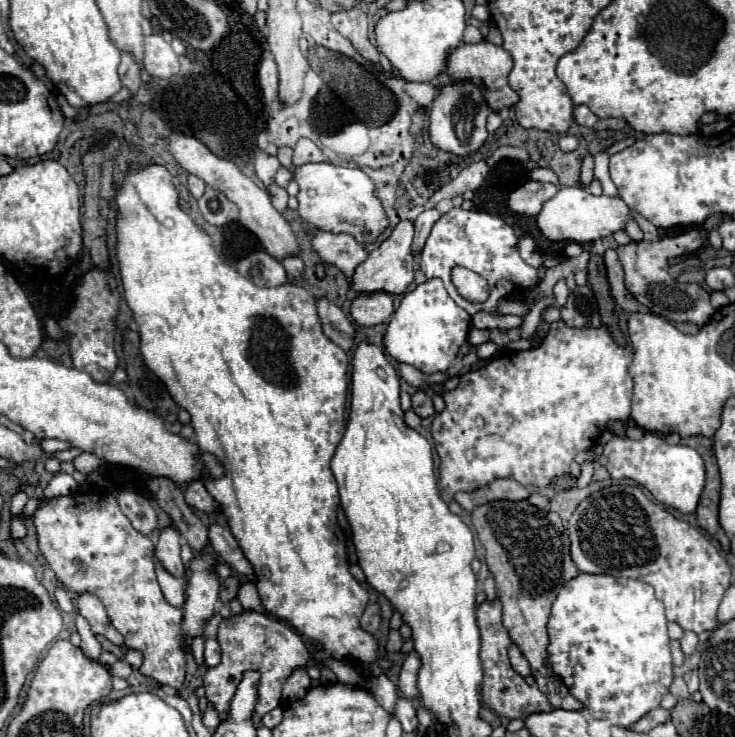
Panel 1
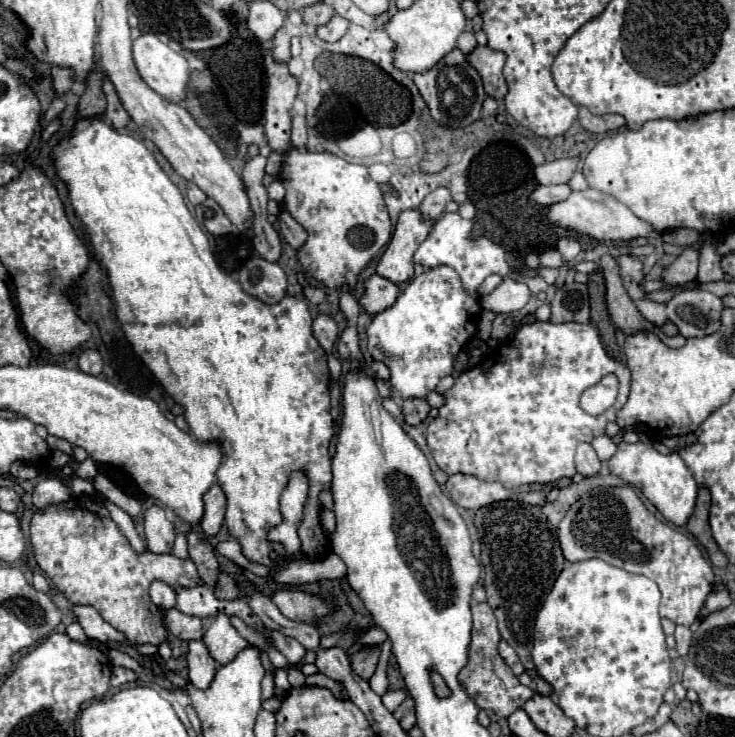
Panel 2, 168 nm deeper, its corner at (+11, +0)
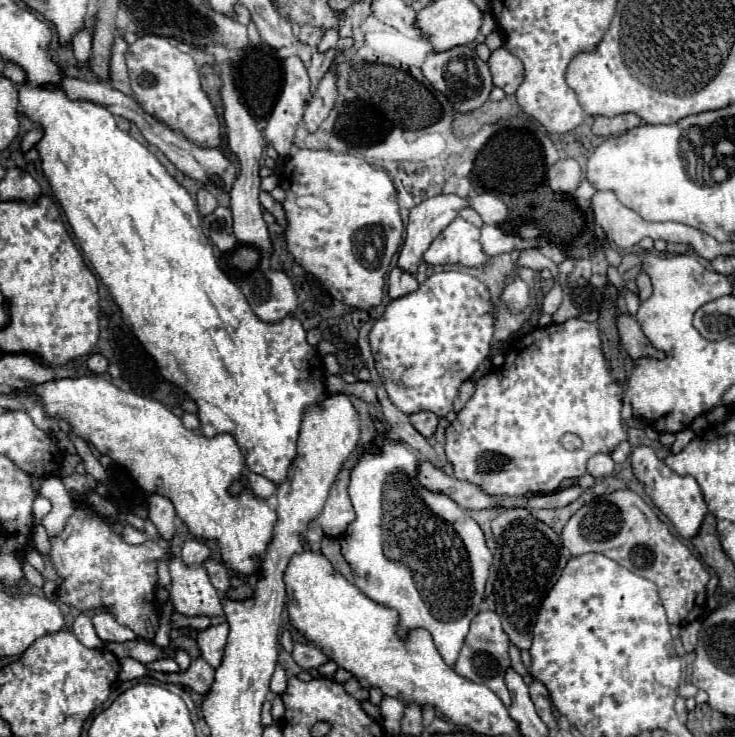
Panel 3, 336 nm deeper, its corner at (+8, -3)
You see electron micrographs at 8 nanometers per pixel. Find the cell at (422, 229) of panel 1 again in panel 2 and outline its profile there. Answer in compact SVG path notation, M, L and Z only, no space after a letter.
M438 187L434 189L430 195L426 195L426 199L422 201L422 205L418 207L420 213L428 219L438 219L446 207L446 203L452 201L450 189L448 187Z

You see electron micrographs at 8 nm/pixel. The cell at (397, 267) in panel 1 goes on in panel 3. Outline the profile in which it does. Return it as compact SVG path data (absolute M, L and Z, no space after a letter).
M439 194L435 198L423 200L421 204L417 204L415 208L411 208L409 212L409 222L407 222L407 230L405 230L405 242L403 248L399 252L399 260L397 260L397 268L401 268L403 272L409 274L417 274L417 266L421 262L423 252L431 246L431 242L457 218L459 210L467 206L465 198L459 198L455 194Z

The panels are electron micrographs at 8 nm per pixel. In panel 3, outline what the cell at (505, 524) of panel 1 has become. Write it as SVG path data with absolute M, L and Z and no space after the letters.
M527 508L503 510L491 522L491 530L497 542L497 580L493 586L497 614L511 644L519 650L529 650L541 604L561 576L567 558L561 552L561 540L555 530L537 520Z

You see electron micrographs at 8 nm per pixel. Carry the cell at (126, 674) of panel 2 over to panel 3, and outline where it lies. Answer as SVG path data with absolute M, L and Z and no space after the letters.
M195 658L187 672L163 674L151 671L148 676L161 683L183 684L183 686L195 690L197 694L207 694L211 682L213 682L213 674L215 674L215 668L211 668L203 658Z

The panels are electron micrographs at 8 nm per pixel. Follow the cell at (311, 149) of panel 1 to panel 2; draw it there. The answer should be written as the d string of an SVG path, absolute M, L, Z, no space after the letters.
M296 115L292 119L292 145L294 147L304 147L306 145L306 117Z

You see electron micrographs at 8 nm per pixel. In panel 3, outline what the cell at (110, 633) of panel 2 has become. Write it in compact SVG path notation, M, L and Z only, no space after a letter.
M99 612L91 618L97 636L103 642L127 642L127 640L135 640L135 632L127 626L117 624L117 620L109 614L109 612Z

